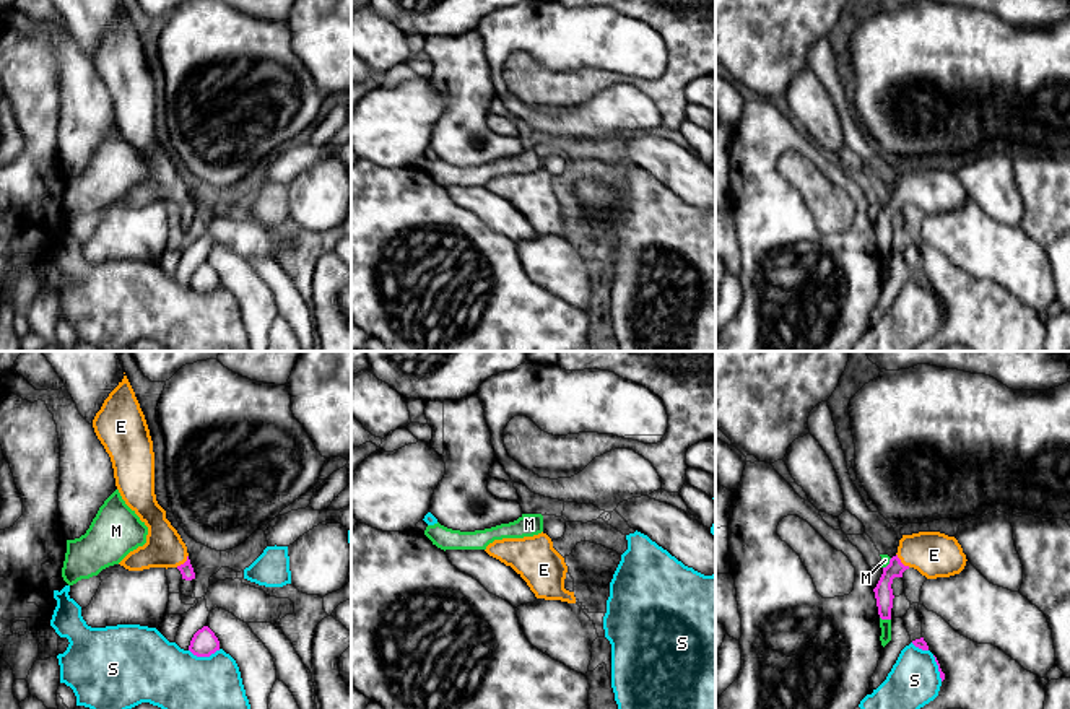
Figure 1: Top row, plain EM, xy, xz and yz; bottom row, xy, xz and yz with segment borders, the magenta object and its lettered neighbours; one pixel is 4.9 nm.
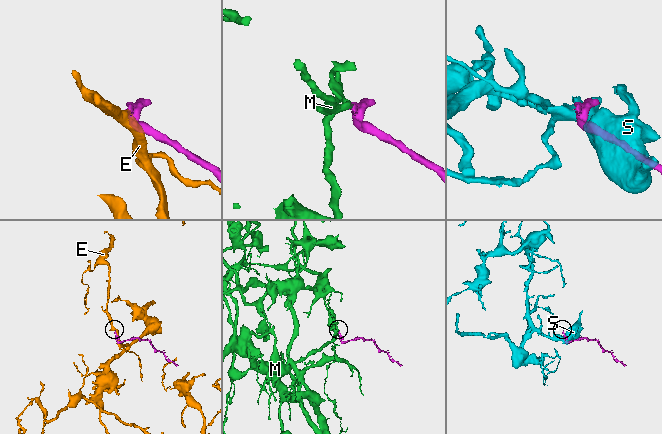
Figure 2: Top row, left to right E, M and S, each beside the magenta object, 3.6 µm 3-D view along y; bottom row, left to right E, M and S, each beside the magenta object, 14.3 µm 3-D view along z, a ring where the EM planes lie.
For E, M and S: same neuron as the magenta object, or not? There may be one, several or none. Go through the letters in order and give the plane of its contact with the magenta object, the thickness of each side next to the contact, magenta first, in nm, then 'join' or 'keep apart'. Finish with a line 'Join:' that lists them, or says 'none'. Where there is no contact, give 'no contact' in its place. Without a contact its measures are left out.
E: meets magenta in yz; 90 nm thick on the magenta side, 220 nm on the other; join
M: meets magenta in yz; 90 nm thick on the magenta side, 60 nm on the other; keep apart
S: meets magenta in xy; 130 nm thick on the magenta side, 320 nm on the other; keep apart
Join: E

